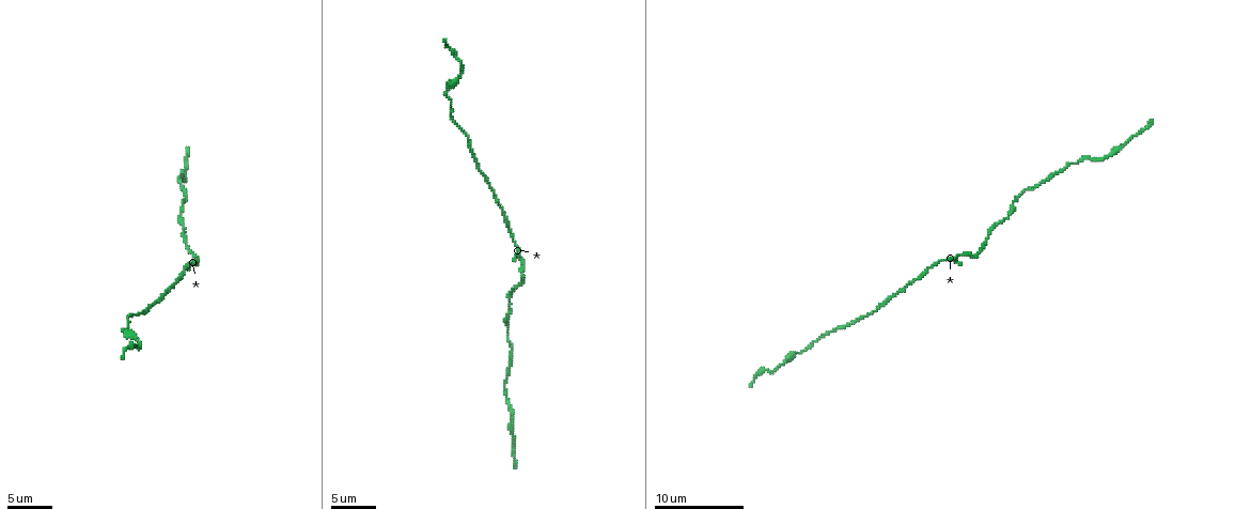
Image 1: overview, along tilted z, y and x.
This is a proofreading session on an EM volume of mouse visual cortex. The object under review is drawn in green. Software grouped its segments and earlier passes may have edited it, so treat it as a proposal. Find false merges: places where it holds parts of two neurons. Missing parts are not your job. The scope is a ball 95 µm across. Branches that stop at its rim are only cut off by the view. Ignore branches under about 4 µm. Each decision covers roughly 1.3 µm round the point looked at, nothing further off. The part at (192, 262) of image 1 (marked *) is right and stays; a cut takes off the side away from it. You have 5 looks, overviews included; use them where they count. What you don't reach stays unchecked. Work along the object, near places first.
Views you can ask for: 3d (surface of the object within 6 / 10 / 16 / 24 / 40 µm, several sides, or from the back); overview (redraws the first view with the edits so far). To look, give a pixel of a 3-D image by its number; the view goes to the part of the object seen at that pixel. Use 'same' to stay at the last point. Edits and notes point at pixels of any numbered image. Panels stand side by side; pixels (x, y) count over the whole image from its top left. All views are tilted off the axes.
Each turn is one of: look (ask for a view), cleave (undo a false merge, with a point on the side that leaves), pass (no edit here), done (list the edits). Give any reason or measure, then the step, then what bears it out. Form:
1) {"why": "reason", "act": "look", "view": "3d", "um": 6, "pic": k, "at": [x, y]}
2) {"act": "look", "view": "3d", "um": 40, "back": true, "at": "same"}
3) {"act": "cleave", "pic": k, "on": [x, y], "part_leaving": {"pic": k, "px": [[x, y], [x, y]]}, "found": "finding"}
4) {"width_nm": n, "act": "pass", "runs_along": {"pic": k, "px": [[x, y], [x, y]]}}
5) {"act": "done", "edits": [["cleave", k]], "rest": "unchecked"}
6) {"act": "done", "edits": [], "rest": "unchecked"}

{"why": "thick turns thin", "act": "look", "view": "3d", "um": 10, "pic": 1, "at": [1045, 182]}

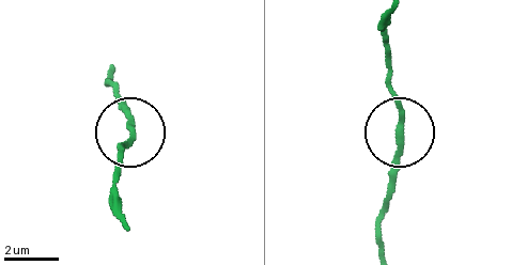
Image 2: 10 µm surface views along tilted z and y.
{"act": "pass", "runs_along": {"pic": 2, "px": [[123, 222], [114, 177], [120, 147], [133, 136], [115, 89]]}, "found": "all the same neuron"}

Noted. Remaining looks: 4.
{"why": "calibre changes", "act": "look", "view": "3d", "um": 10, "pic": 1, "at": [511, 415]}

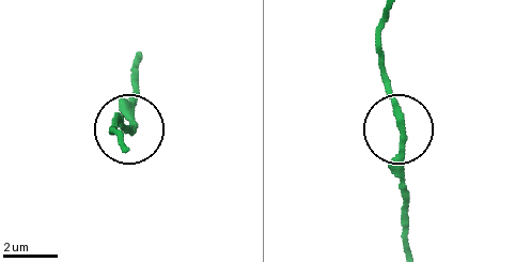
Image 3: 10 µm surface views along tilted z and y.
{"act": "pass", "runs_along": {"pic": 3, "px": [[388, 14], [378, 57], [399, 126], [396, 183]]}, "found": "all the same neuron"}

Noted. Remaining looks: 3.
{"why": "calibre changes", "act": "look", "view": "3d", "um": 10, "pic": 1, "at": [123, 331]}

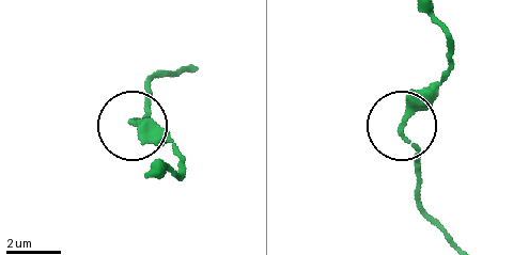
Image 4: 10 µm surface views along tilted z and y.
{"act": "pass", "runs_along": {"pic": 4, "px": [[450, 236], [420, 201], [417, 155], [404, 125], [452, 68]]}, "found": "continuous, no second neuron"}

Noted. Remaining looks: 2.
{"act": "done", "edits": [], "rest": "unchecked"}

